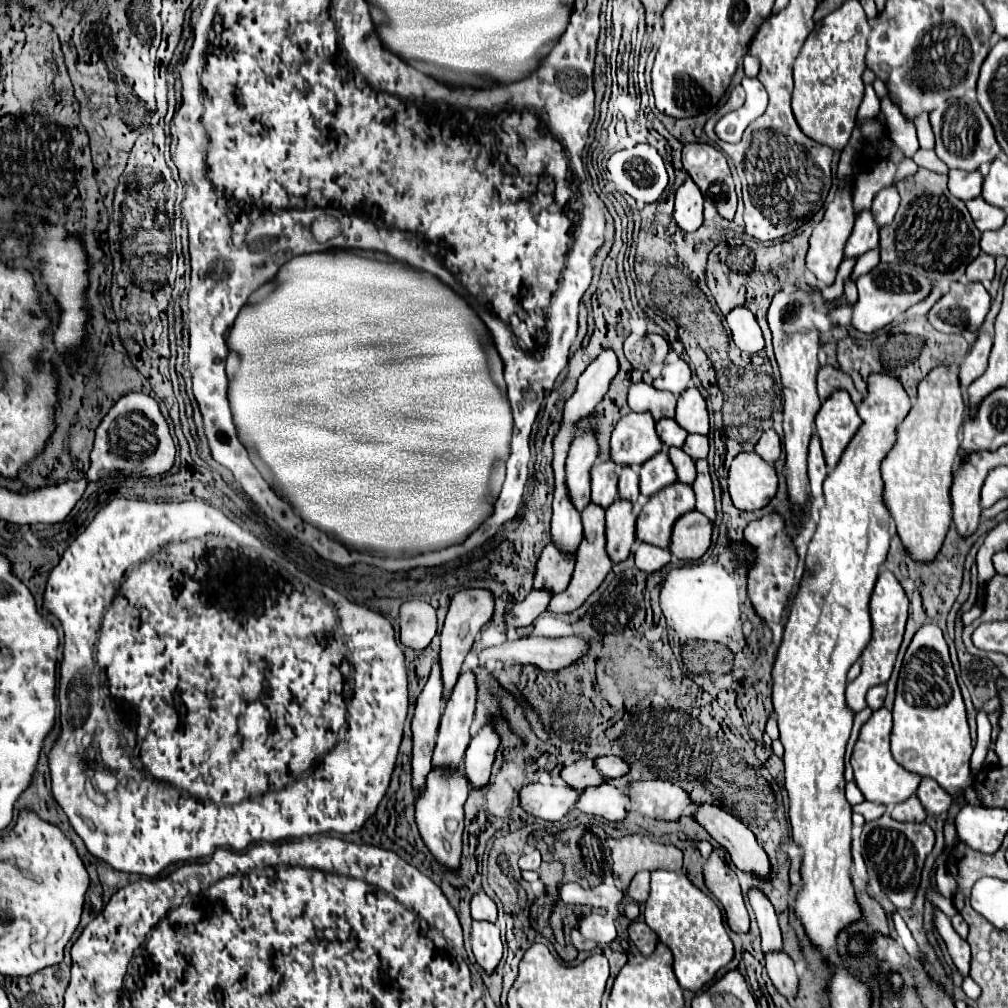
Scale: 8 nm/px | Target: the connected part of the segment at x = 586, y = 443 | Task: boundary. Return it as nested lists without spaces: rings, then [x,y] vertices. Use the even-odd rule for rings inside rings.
[[[589,427],[585,433],[581,433],[571,449],[569,449],[569,457],[567,457],[567,487],[573,499],[573,505],[577,505],[577,509],[583,509],[589,501],[591,501],[591,467],[595,465],[595,461],[599,459],[599,443],[597,443],[597,429]]]

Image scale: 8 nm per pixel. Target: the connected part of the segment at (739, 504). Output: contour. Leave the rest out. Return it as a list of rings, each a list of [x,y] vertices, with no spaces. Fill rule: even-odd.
[[[739,453],[729,469],[729,493],[739,511],[757,511],[765,507],[777,493],[779,477],[775,465],[765,463],[757,453]]]

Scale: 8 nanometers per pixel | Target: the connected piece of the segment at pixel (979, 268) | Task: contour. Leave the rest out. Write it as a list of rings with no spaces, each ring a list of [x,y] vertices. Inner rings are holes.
[[[979,253],[979,257],[975,257],[967,267],[969,281],[985,281],[985,279],[991,281],[993,275],[995,275],[995,259],[985,253]]]

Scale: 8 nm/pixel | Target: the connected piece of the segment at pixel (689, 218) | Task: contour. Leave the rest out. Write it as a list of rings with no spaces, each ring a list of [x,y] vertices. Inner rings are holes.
[[[687,179],[675,193],[673,219],[683,231],[697,231],[703,223],[703,195],[693,179]]]

